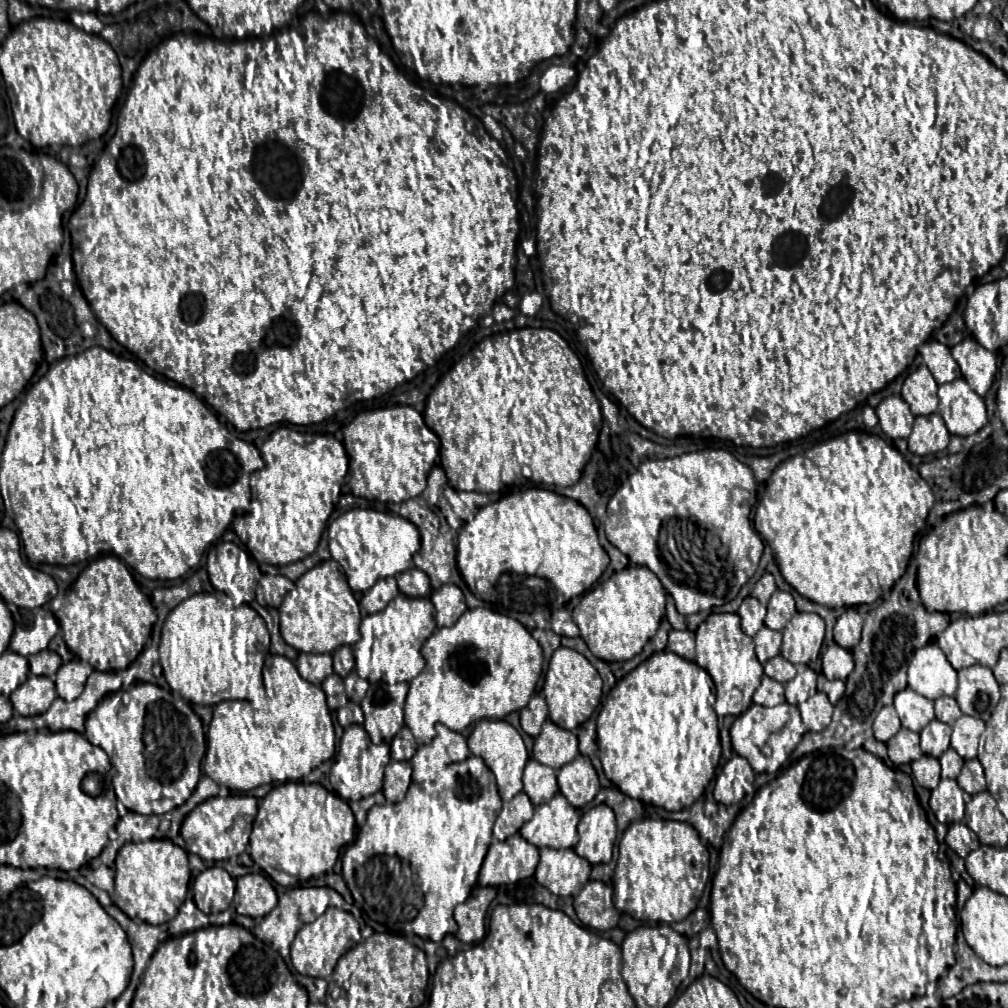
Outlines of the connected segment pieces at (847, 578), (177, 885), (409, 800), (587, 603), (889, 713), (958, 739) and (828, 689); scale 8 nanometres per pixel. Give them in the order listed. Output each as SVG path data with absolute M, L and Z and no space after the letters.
M848 431L840 433L840 436L831 437L823 442L814 444L804 451L804 454L792 456L786 462L782 462L770 476L770 486L760 497L756 506L756 518L753 525L762 539L774 552L775 562L782 574L782 578L802 596L808 598L824 608L850 608L862 604L870 605L890 590L896 581L904 575L910 557L915 549L916 535L926 526L926 520L934 504L934 496L930 486L920 478L918 470L905 460L904 456L890 444L886 444L876 434L866 434L862 431Z
M144 840L128 842L120 848L114 862L116 878L112 890L112 902L132 920L148 924L166 924L172 920L186 900L190 882L188 854L170 840Z
M476 756L446 766L446 770L432 782L412 782L402 802L374 806L368 812L366 824L362 826L356 842L342 858L342 874L354 902L380 924L440 942L450 932L454 906L464 902L478 882L484 856L492 842L492 826L500 808L502 800L498 796L492 770Z
M628 566L584 594L572 610L572 620L596 658L604 662L624 662L640 654L646 642L656 636L665 605L666 592L656 574L644 566Z
M884 706L884 708L876 714L872 730L874 730L874 738L880 740L880 742L890 740L890 738L900 730L900 720L898 720L898 716L896 716L894 706Z
M960 716L952 726L950 748L964 760L978 756L978 742L986 730L986 722L976 716Z
M822 674L818 676L818 690L826 692L830 702L836 704L836 700L844 694L844 682L842 680L826 680Z

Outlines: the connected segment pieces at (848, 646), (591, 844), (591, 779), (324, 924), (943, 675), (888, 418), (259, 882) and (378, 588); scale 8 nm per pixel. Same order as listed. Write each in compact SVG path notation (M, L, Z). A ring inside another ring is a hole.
M846 610L838 618L838 622L834 626L836 644L842 646L844 650L852 650L860 642L860 634L862 634L862 618L860 618L860 614L854 612L854 610Z
M606 804L594 806L578 824L578 844L574 846L574 852L592 866L610 862L616 836L616 816L612 808Z
M580 756L574 762L560 768L558 786L574 808L582 808L588 802L592 802L600 790L598 776L586 756Z
M330 906L320 918L316 918L312 924L304 924L304 928L300 928L300 932L296 934L290 949L292 966L304 976L329 978L334 972L338 958L346 950L356 946L360 940L362 936L360 936L358 920L350 912Z
M926 644L916 650L910 664L907 665L908 687L932 701L932 710L936 698L954 696L958 688L956 670L948 664L944 652L936 644Z
M888 396L884 398L878 408L876 408L876 416L880 420L880 428L882 432L892 438L908 438L912 424L914 424L914 414L910 412L908 404L898 398L898 396Z
M246 874L236 880L236 896L232 900L234 910L242 916L262 918L276 906L276 890L262 874Z
M384 578L384 580L378 580L368 592L364 592L360 604L362 604L362 610L366 614L374 614L374 612L380 612L382 608L386 608L386 604L396 598L400 594L394 578Z

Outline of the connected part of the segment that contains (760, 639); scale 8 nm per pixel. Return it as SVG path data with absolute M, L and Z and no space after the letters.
M762 626L752 640L756 644L756 656L762 664L780 654L780 648L782 648L782 634L780 632L774 632L774 630Z

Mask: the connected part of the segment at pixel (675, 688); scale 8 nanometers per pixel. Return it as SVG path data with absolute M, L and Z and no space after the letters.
M670 650L652 654L646 662L626 674L610 692L596 718L596 756L602 762L606 778L626 796L670 812L692 806L714 776L712 752L720 744L718 716L714 712L714 688L714 680L708 676L708 672L704 672L704 668L680 658Z

